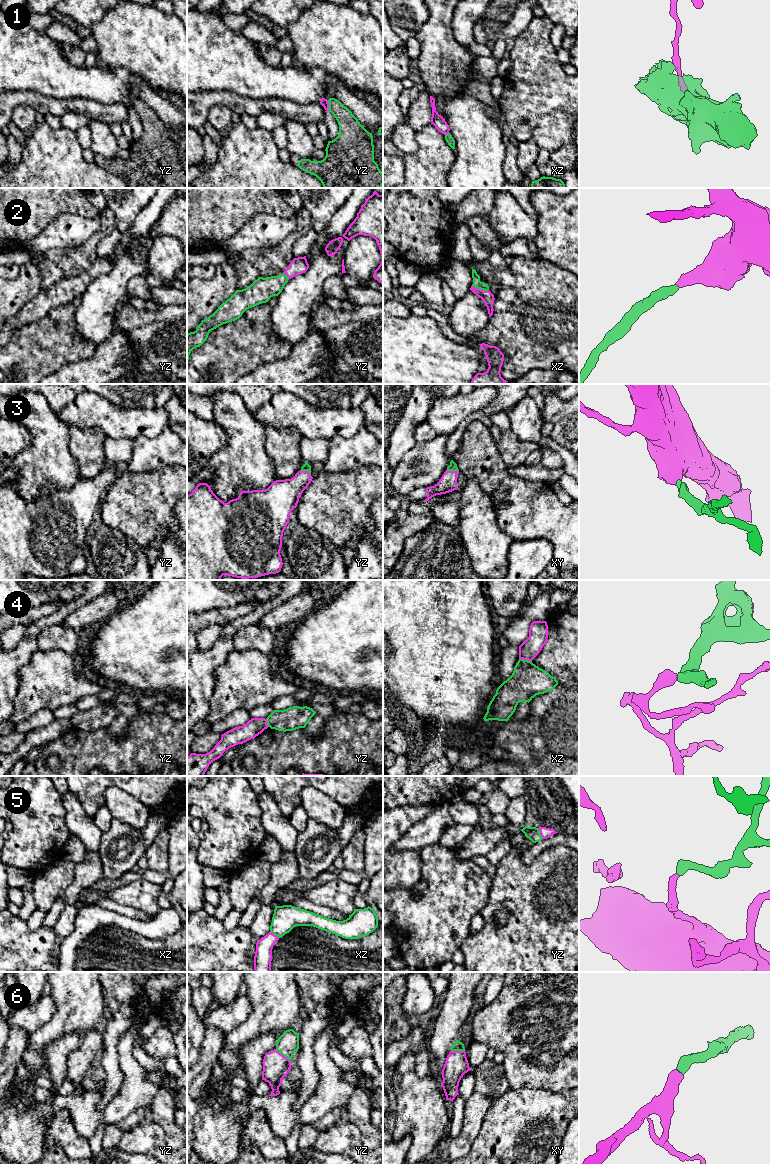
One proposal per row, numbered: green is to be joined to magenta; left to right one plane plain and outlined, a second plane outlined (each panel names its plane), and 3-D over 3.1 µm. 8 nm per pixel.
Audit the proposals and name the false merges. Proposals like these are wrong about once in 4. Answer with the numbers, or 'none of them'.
1, 4

